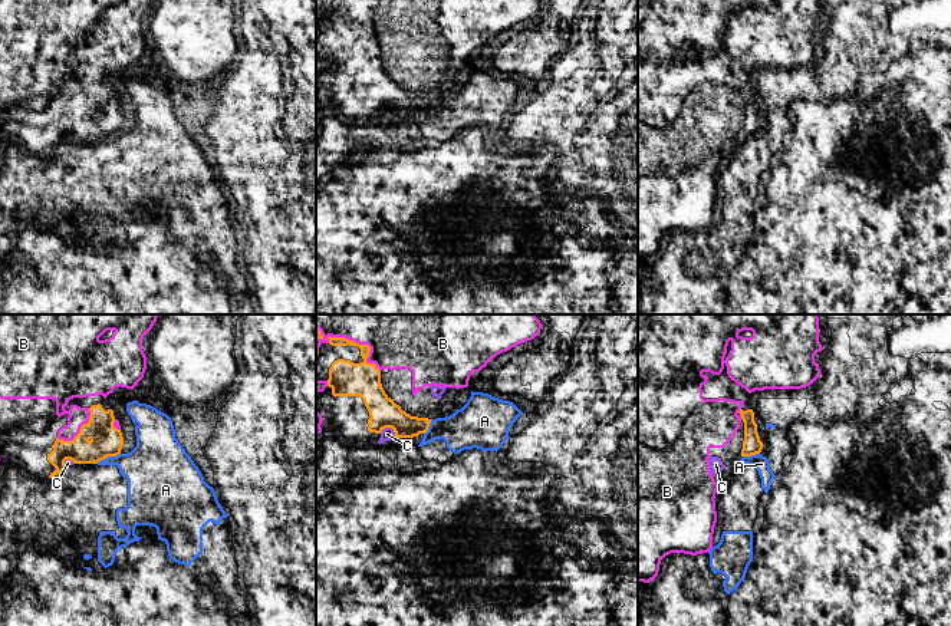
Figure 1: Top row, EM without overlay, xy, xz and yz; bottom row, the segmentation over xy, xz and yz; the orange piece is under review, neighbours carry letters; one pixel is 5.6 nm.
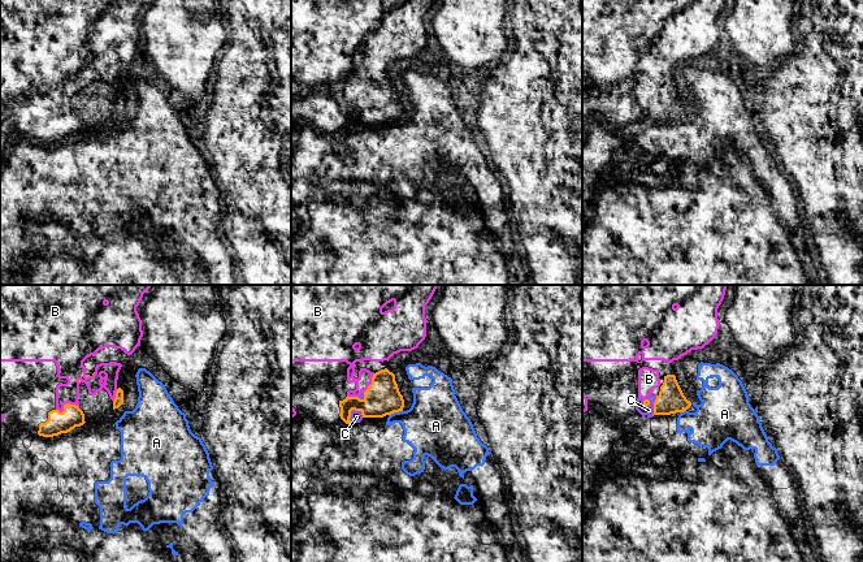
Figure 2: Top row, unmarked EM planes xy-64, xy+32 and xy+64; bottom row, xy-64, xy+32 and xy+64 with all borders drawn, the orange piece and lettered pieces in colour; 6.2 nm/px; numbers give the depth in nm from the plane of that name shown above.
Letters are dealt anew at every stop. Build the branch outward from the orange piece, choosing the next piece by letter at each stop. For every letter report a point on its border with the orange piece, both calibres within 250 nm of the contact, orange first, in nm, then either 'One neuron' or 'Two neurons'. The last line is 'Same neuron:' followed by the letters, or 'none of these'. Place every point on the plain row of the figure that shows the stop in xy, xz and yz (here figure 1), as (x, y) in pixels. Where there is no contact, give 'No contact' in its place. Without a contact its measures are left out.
A: Touches orange at xy (108, 134). Thickness 180 nm (orange) against 300 nm. Two neurons
B: Touches orange at xz (362, 23). Thickness 190 nm (orange) against 280 nm. One neuron
C: Touches orange at xz (390, 105). Thickness 170 nm (orange) against 70 nm. One neuron
Same neuron: B, C

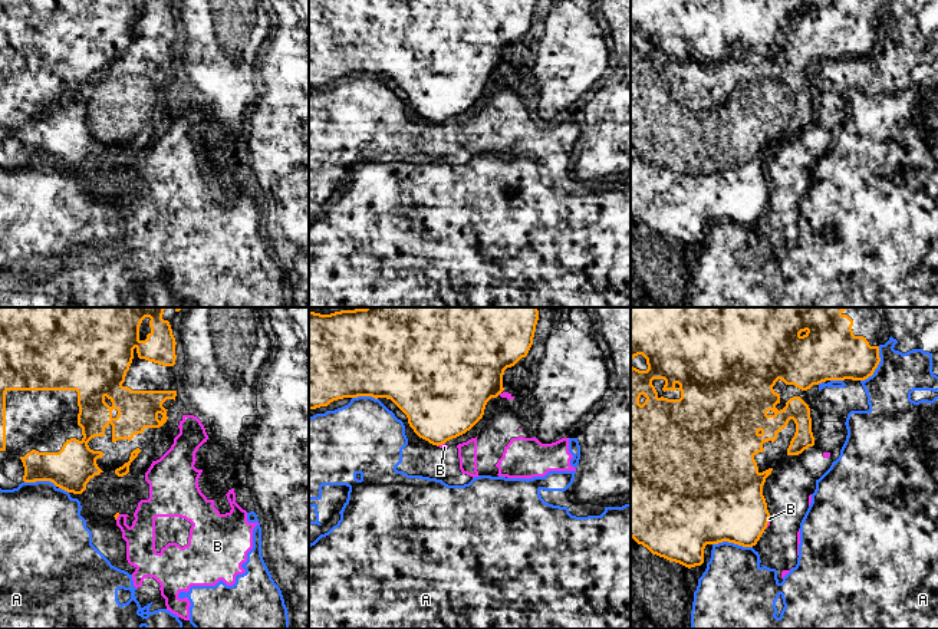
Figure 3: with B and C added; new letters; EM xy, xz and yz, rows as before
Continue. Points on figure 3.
A: Touches orange at yz (876, 45). Thickness 300 nm (orange) against 260 nm. Two neurons
B: Touches orange at yz (767, 200). Thickness 420 nm (orange) against 20 nm. Two neurons
Same neuron: none of these

